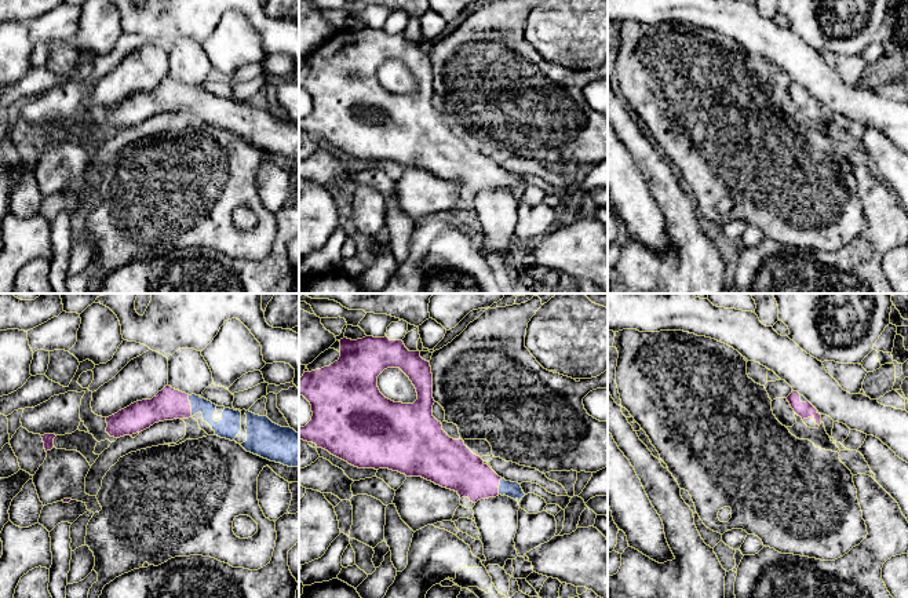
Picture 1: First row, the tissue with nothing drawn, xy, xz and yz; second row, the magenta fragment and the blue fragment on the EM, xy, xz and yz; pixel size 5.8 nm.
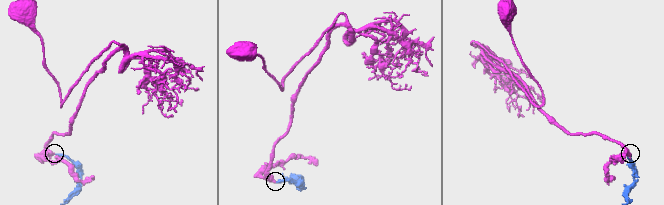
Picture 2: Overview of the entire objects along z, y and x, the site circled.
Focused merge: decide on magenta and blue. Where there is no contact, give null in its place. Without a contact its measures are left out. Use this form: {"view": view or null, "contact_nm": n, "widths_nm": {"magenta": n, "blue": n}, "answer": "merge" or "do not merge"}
{"view": "xy", "contact_nm": 120, "widths_nm": {"magenta": 190, "blue": 120}, "answer": "merge"}

